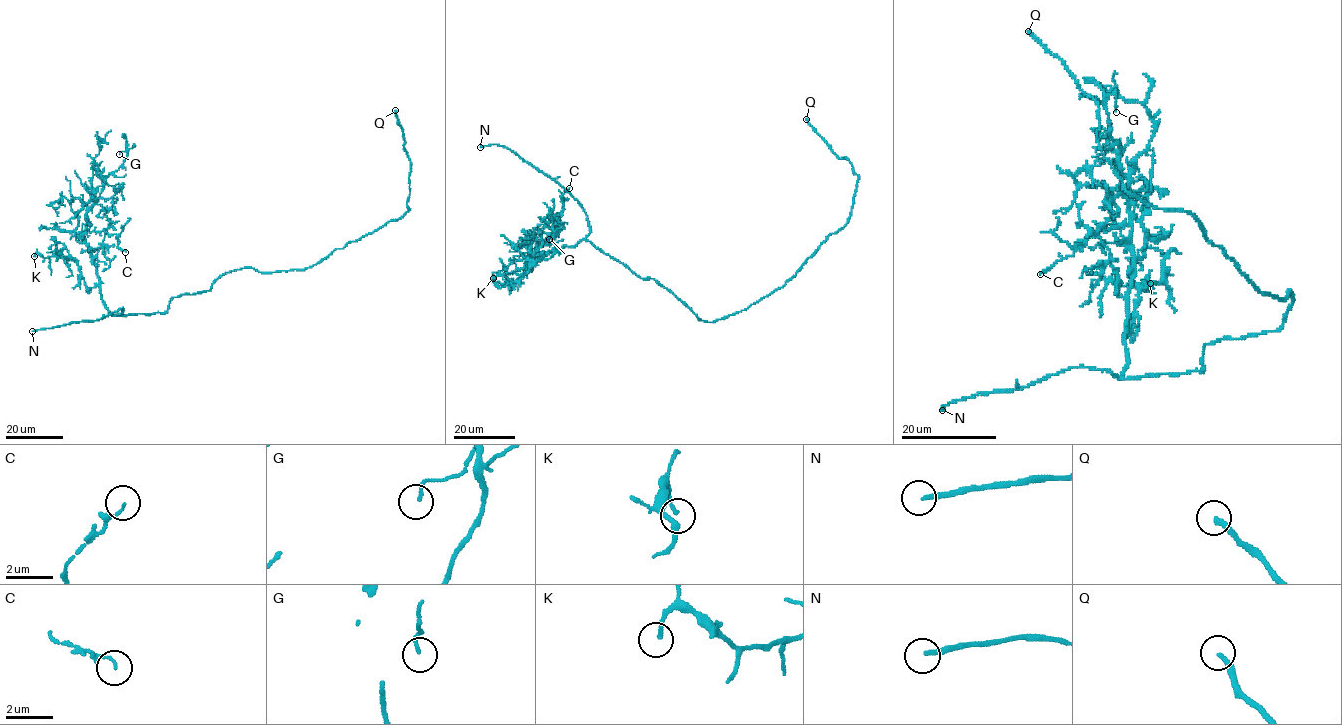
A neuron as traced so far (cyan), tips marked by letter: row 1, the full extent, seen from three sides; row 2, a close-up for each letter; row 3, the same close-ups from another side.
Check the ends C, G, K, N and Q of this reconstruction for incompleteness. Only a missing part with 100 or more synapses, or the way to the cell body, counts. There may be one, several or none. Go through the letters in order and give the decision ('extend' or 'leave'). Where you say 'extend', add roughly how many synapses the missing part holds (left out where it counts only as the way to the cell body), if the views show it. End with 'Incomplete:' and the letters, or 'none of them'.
C: leave
G: leave
K: leave
N: extend
Q: extend; 140 synapses
Incomplete: N, Q

